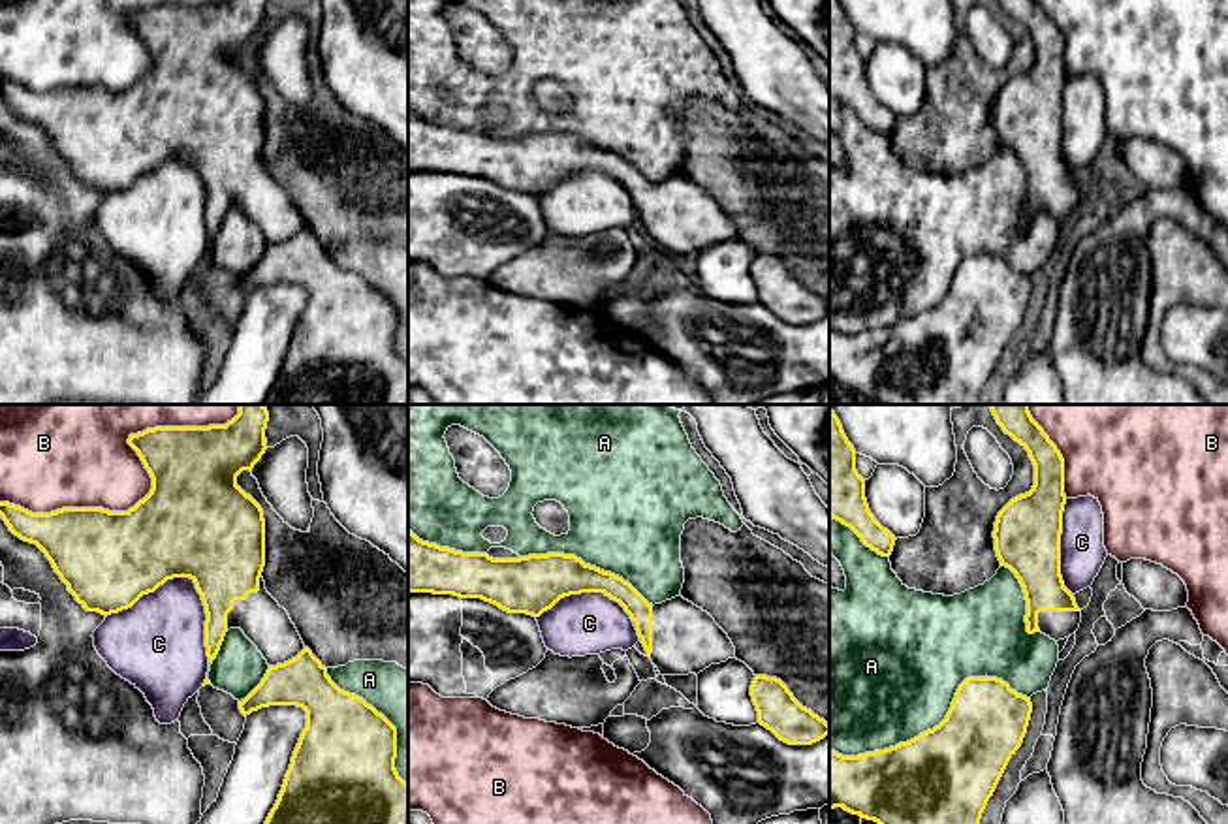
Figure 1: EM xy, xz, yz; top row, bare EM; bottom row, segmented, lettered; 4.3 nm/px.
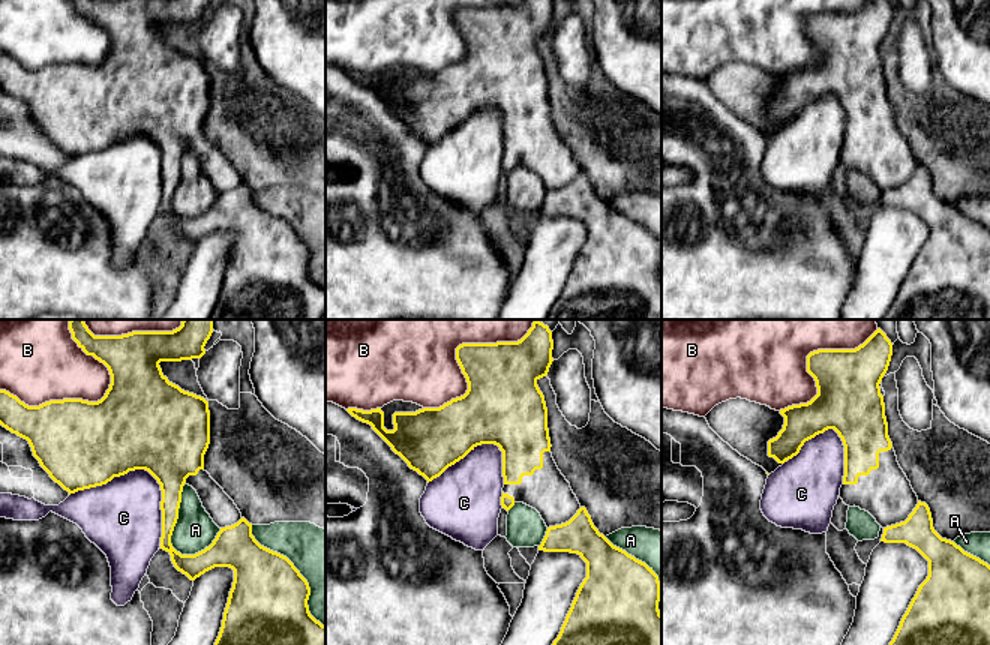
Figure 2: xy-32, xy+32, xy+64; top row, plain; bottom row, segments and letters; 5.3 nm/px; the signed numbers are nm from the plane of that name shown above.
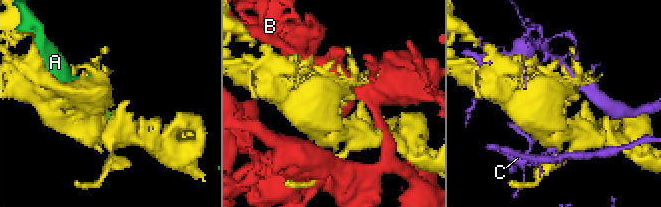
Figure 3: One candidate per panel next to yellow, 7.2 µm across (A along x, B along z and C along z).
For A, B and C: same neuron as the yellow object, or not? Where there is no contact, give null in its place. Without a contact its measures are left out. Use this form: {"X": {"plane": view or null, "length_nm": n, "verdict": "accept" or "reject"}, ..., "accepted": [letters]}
{"A": {"plane": "yz", "length_nm": 900, "verdict": "reject"}, "B": {"plane": "xy", "length_nm": 1100, "verdict": "reject"}, "C": {"plane": "xy", "length_nm": 480, "verdict": "reject"}, "accepted": []}

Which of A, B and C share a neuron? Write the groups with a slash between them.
A / B / C

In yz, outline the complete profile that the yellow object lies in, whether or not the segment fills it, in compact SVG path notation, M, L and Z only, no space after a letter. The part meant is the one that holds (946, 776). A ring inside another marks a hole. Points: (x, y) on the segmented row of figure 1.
M997 677L965 679L946 719L895 747L842 756L829 749L829 809L842 807L878 824L980 824L1031 721L1031 698Z

